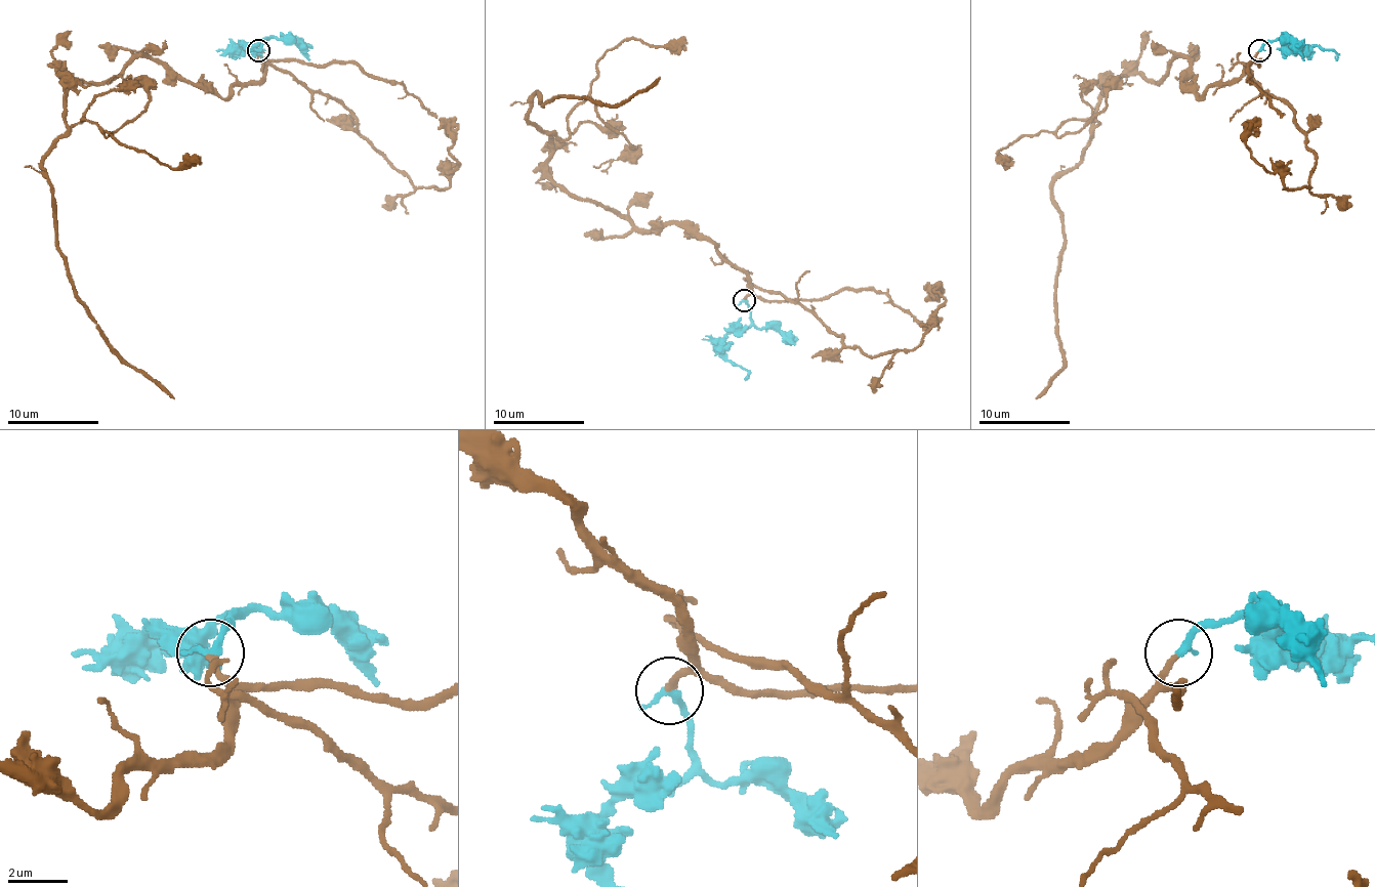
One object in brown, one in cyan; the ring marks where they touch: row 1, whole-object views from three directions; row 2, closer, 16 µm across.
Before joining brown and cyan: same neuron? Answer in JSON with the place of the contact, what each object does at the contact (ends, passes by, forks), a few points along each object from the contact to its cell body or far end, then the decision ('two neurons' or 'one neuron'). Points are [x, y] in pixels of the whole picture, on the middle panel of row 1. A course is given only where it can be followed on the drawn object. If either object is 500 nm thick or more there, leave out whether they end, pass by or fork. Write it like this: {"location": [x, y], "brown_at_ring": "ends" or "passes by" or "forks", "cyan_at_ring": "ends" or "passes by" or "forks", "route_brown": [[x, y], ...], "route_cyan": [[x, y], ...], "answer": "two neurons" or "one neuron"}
{"location": [744, 300], "brown_at_ring": "ends", "cyan_at_ring": "ends", "route_brown": [[745, 300], [710, 241], [573, 199], [528, 119], [537, 94], [608, 106], [660, 76]], "route_cyan": [[745, 300], [751, 323], [724, 341], [724, 354], [745, 371], [747, 377]], "answer": "one neuron"}

